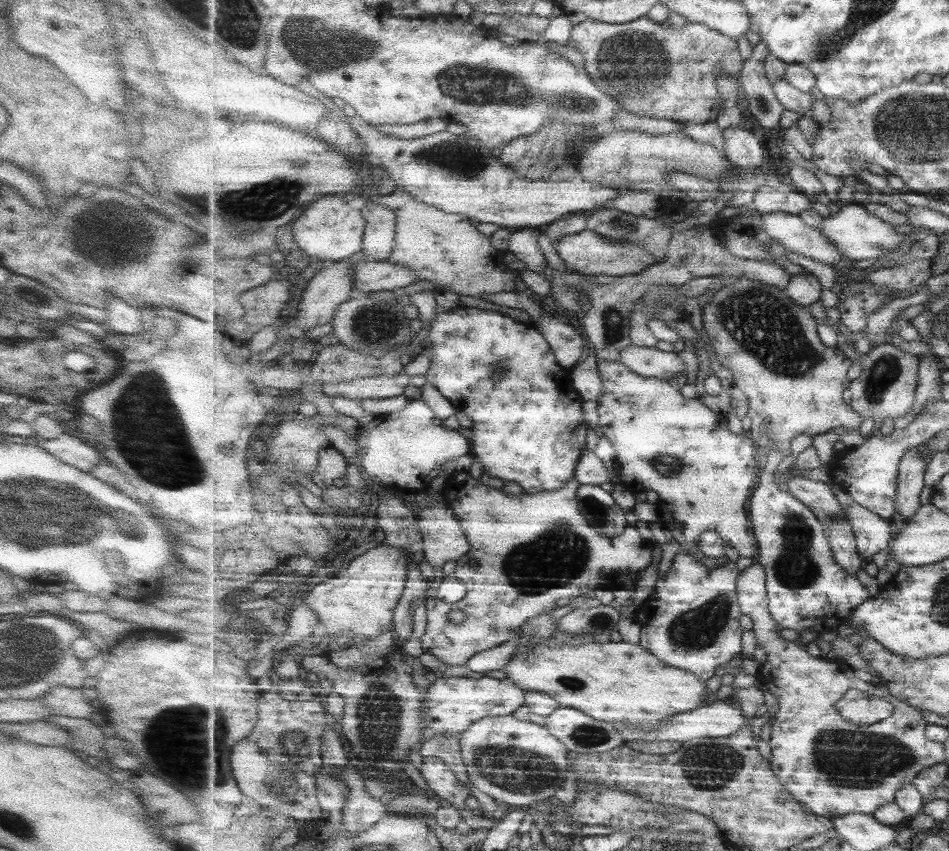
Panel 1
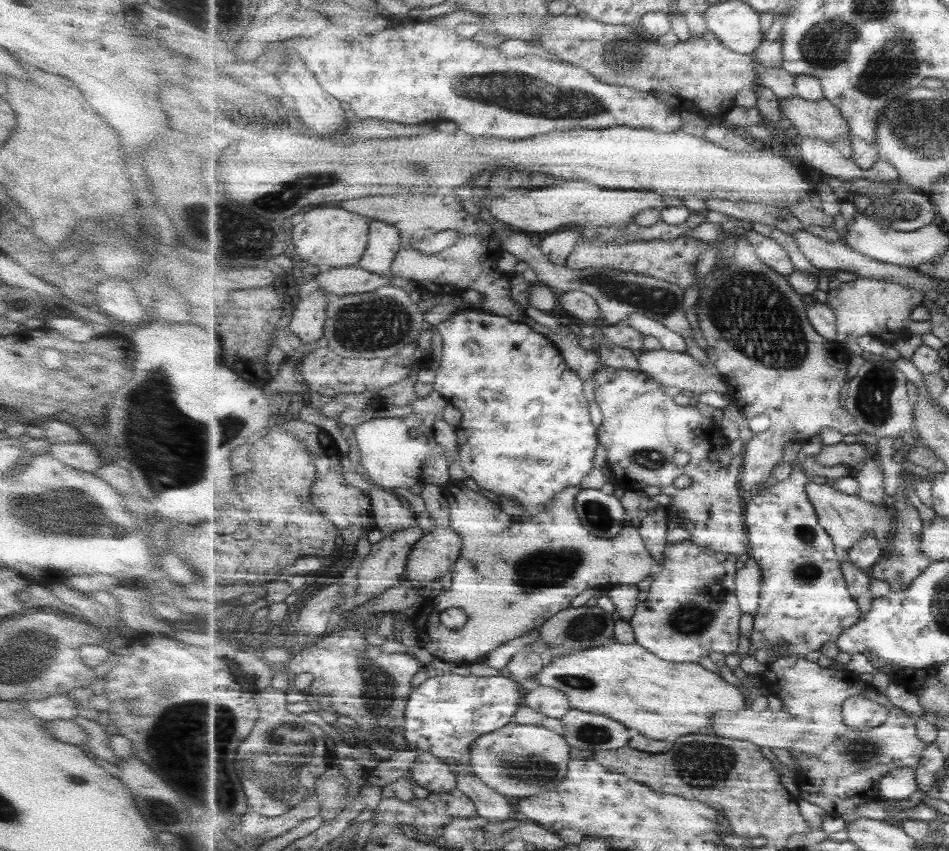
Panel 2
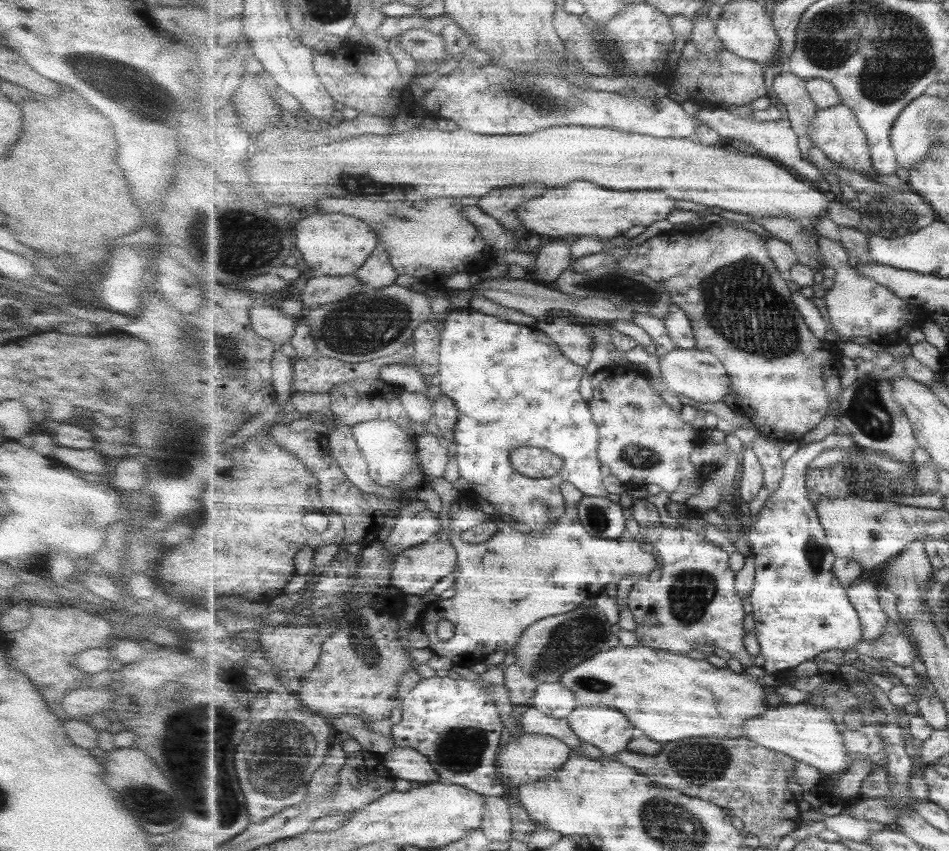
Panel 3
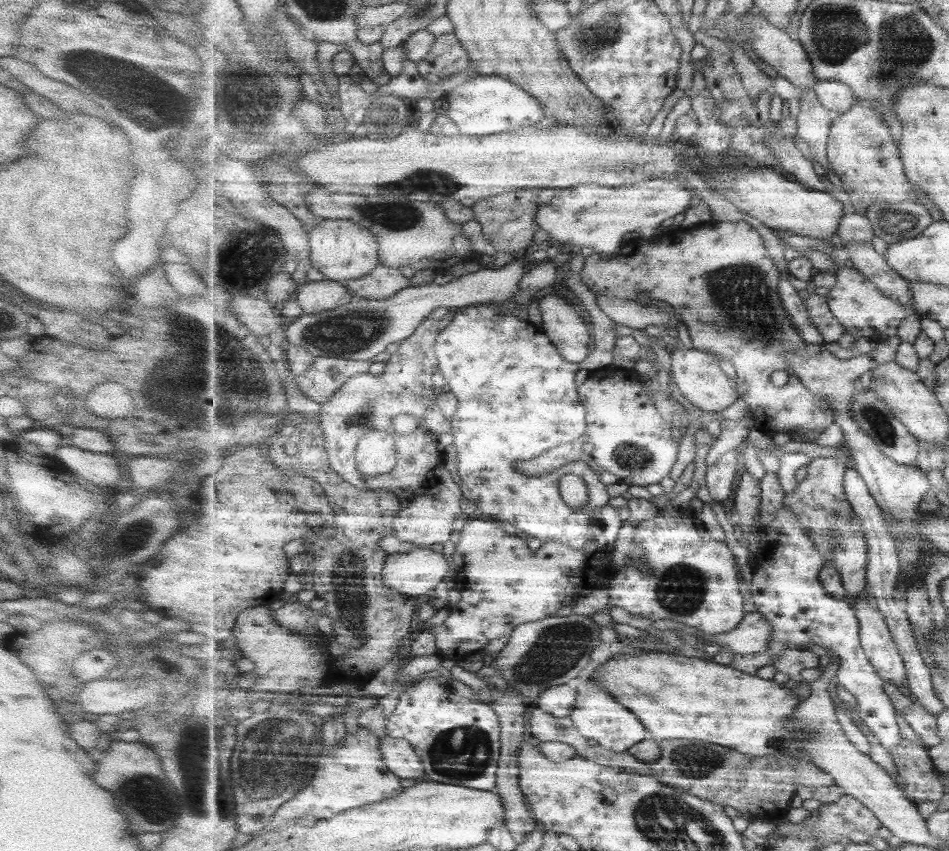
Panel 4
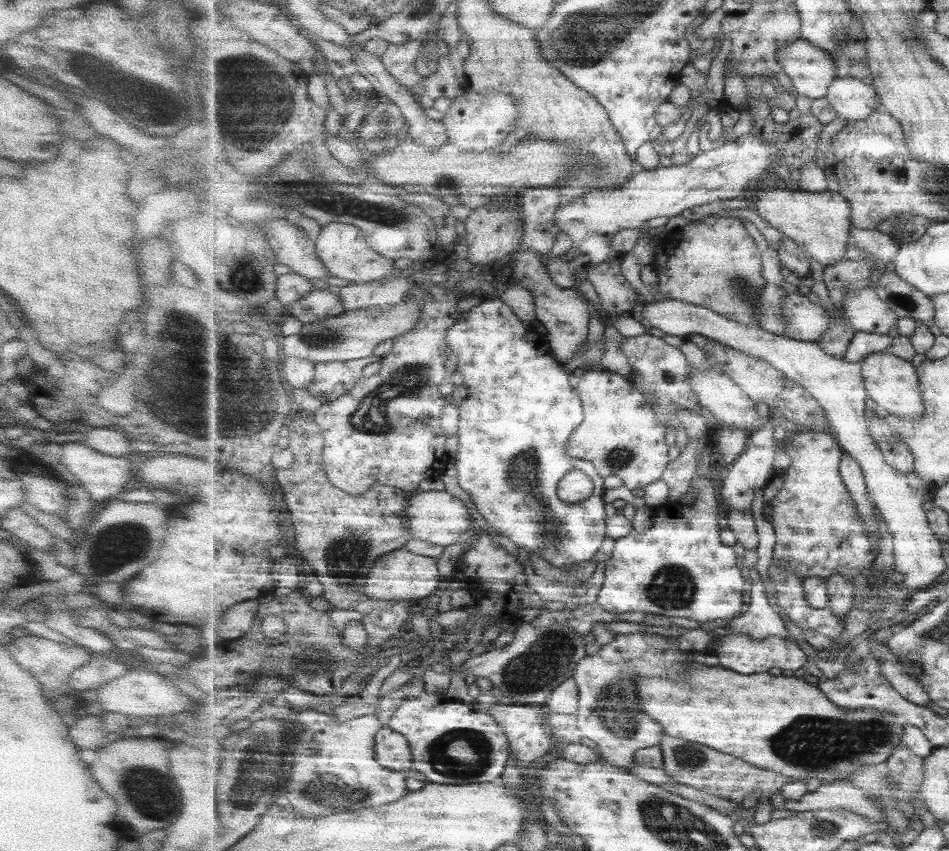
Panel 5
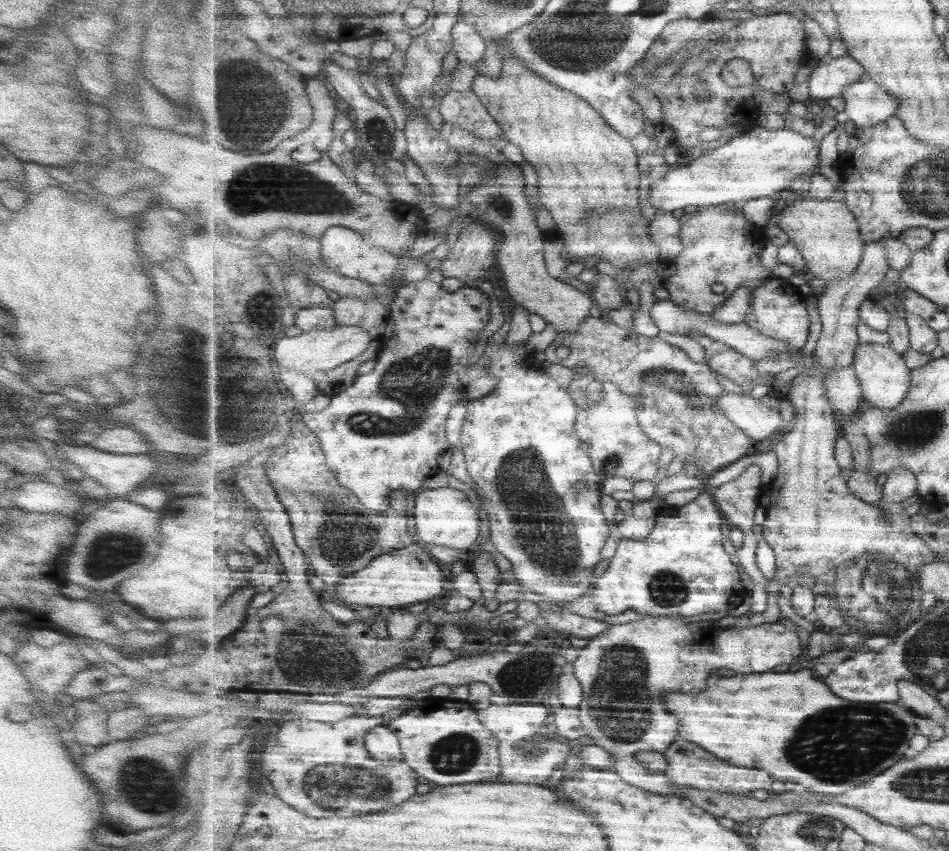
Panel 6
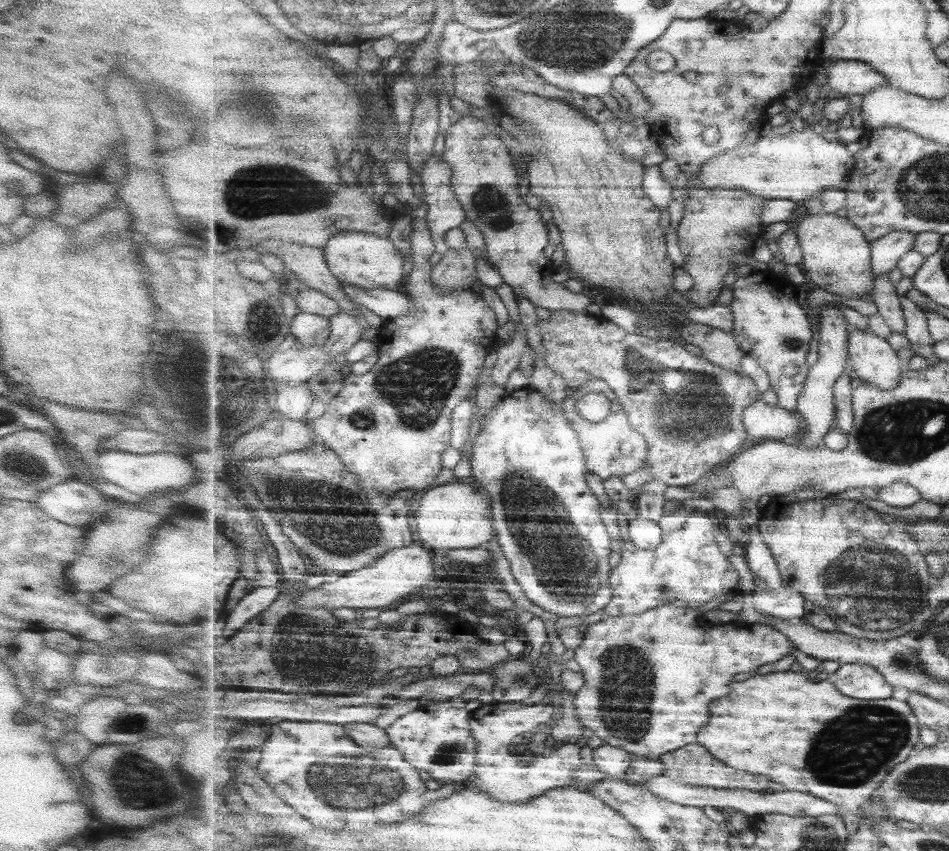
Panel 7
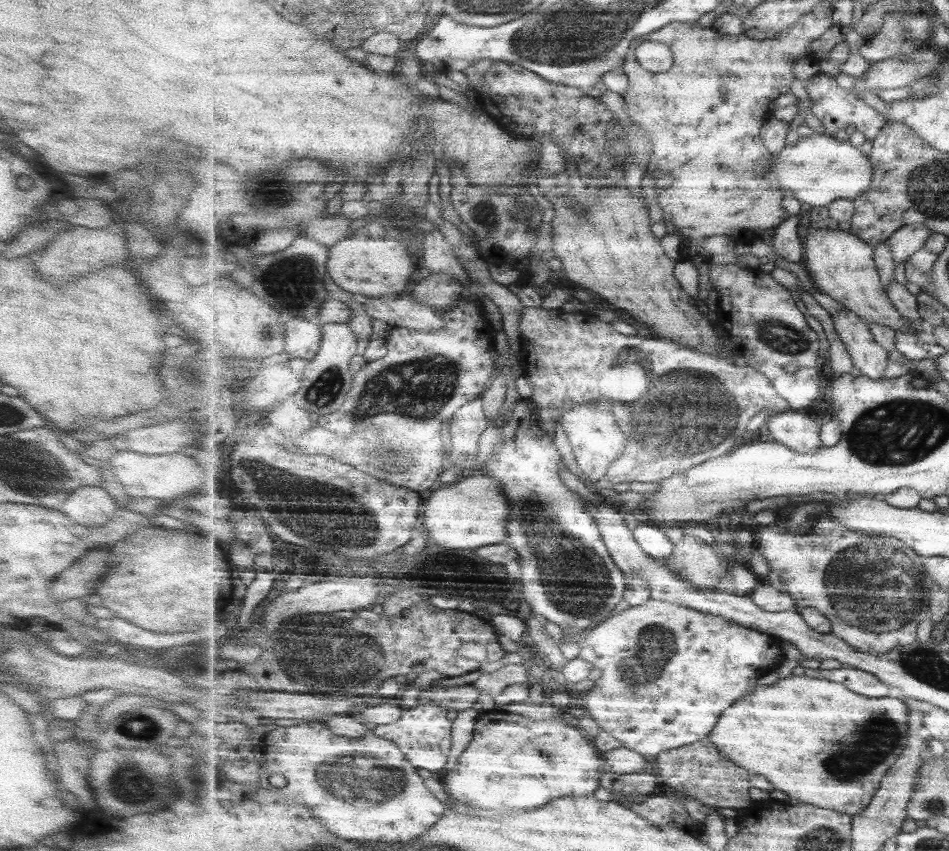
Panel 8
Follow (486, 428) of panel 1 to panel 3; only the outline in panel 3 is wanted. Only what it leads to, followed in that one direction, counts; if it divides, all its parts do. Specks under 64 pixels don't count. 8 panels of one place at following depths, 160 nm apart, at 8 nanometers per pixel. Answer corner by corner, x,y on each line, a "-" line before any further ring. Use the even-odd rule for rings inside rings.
470,308
448,312
443,319
444,326
440,348
440,372
438,374
440,378
439,386
443,394
446,394
455,401
459,411
459,418
455,425
454,443
456,444
460,477
468,482
469,494
478,495
489,502
494,508
495,515
506,514
512,519
515,518
516,522
525,524
525,526
529,526
530,530
535,530
537,532
543,532
544,530
549,530
557,526
559,519
563,518
565,515
566,501
564,500
564,493
562,492
562,484
564,482
574,484
587,496
609,498
610,492
604,485
605,476
602,474
603,465
597,454
601,437
599,434
599,426
593,422
591,408
589,408
587,400
579,394
579,386
581,386
581,380
583,380
583,376
585,376
585,368
568,360
552,337
541,329
535,328
535,326
529,327
503,321
498,317
483,314
-
521,446
539,446
539,448
547,448
547,450
551,450
555,456
564,460
564,467
555,476
551,476
551,478
536,479
523,476
512,467
510,459
512,455
511,450
521,448

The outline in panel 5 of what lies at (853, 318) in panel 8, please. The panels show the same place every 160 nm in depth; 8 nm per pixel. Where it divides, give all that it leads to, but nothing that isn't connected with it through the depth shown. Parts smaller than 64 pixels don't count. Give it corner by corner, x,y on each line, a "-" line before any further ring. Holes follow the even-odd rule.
878,352
863,358
862,378
866,384
868,397
884,414
918,421
925,410
921,396
920,377
917,368
907,360
893,353

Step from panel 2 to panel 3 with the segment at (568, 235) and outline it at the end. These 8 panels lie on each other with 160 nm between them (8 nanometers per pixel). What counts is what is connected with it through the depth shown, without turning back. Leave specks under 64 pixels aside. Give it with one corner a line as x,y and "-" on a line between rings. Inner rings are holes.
558,240
546,244
536,253
533,276
537,282
551,285
571,268
572,256
572,241

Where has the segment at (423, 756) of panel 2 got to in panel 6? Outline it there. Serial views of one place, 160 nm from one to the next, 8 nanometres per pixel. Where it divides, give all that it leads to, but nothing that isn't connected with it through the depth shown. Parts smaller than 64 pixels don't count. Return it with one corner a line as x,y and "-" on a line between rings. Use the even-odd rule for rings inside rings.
374,724
365,734
369,754
378,761
403,761
401,740
388,726

